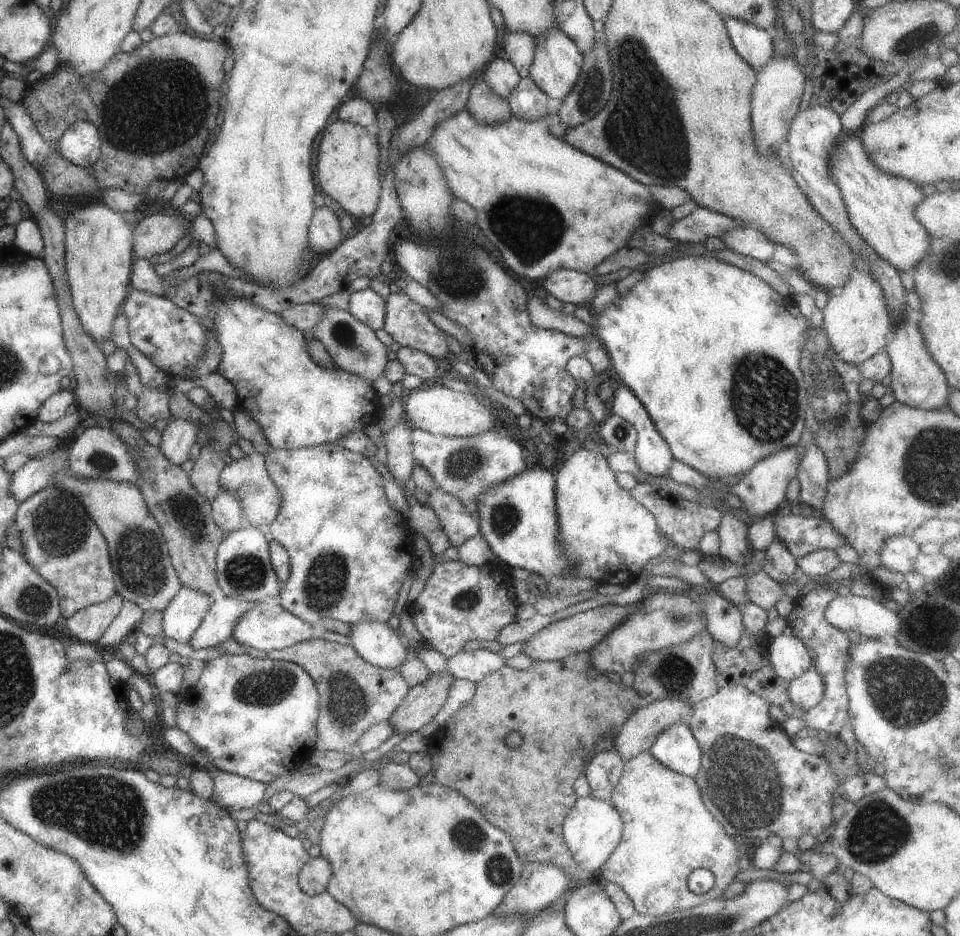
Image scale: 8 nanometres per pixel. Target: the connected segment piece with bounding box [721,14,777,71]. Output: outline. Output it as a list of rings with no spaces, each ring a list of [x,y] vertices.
[[[721,14],[721,20],[734,52],[737,52],[737,55],[754,71],[762,68],[772,58],[777,47],[772,44],[769,32],[727,14]]]

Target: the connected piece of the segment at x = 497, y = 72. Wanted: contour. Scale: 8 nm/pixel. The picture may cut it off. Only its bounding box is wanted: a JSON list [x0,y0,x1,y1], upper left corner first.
[479,57,521,100]

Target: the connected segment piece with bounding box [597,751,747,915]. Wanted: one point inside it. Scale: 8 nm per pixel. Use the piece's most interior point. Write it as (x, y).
(667, 833)

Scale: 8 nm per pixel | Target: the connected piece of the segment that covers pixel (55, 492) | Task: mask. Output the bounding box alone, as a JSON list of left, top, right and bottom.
[12,478,114,619]

